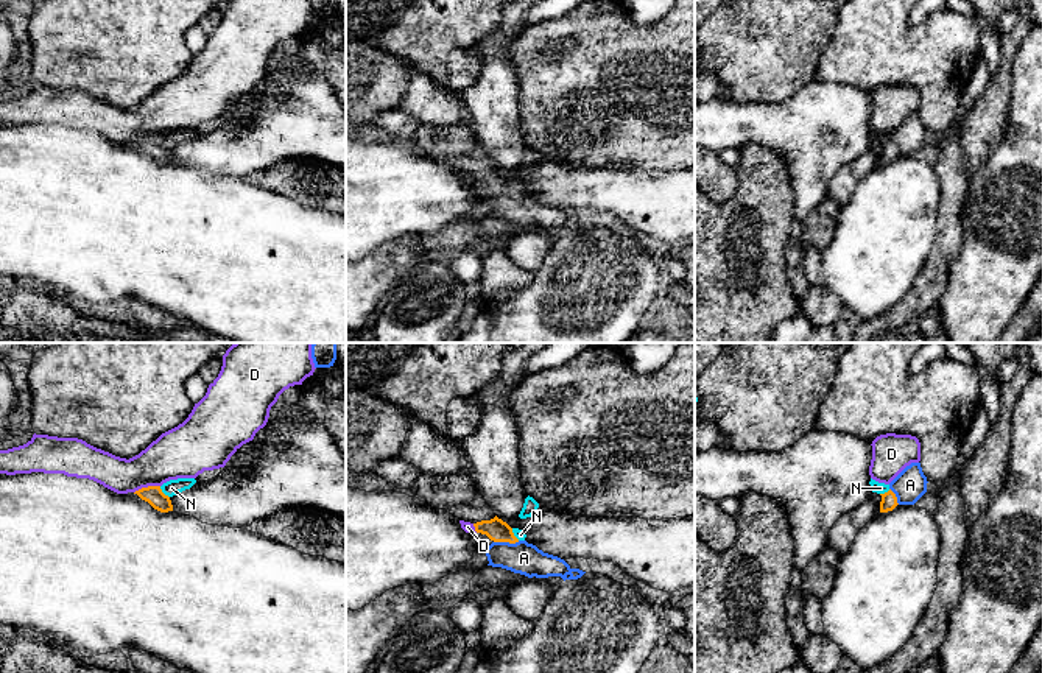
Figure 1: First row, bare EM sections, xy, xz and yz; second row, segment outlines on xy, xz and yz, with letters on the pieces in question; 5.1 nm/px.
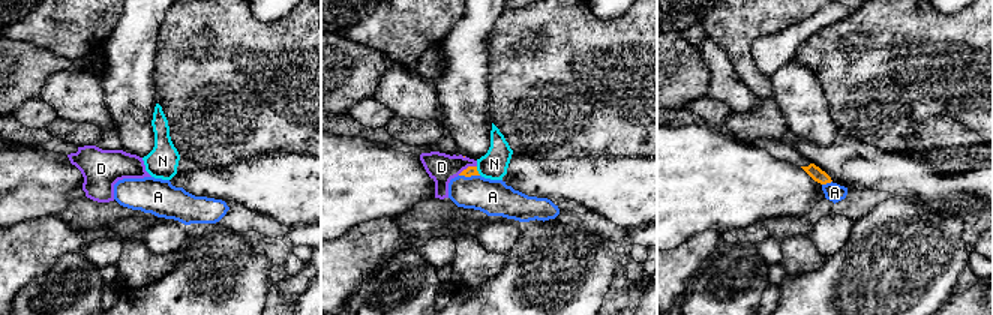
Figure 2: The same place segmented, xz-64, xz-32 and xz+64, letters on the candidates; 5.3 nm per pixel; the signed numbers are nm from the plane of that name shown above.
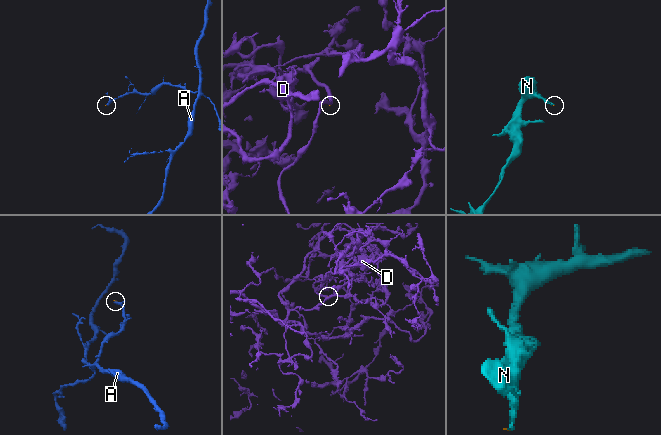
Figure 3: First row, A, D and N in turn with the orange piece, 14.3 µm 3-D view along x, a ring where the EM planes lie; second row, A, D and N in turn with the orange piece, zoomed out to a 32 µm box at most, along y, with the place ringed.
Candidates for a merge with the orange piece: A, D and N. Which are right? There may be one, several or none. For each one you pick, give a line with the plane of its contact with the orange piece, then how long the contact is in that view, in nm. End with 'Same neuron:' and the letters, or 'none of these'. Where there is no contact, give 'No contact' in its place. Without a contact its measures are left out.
A: Touches orange in xz. Shared border 140 nm
Same neuron: A

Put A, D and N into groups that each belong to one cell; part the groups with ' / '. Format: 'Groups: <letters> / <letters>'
Groups: A / D / N

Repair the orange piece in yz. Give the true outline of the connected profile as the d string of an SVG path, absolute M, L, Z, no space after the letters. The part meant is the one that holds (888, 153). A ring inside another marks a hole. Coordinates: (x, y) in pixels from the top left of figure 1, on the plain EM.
M921 114L906 117L882 146L880 164L892 162L897 156L914 156L927 143L927 128Z

